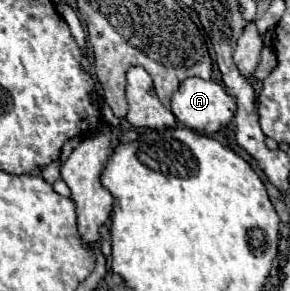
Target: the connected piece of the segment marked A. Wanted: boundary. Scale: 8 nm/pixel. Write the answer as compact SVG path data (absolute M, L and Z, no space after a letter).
M191 77L187 81L183 81L179 85L179 89L173 93L171 97L171 111L175 115L175 119L193 129L193 131L199 131L199 133L205 133L205 135L211 135L215 131L219 131L221 127L225 127L231 119L233 119L233 113L235 113L235 101L231 95L225 93L223 89L223 83L217 83L217 81L203 81L199 77Z

